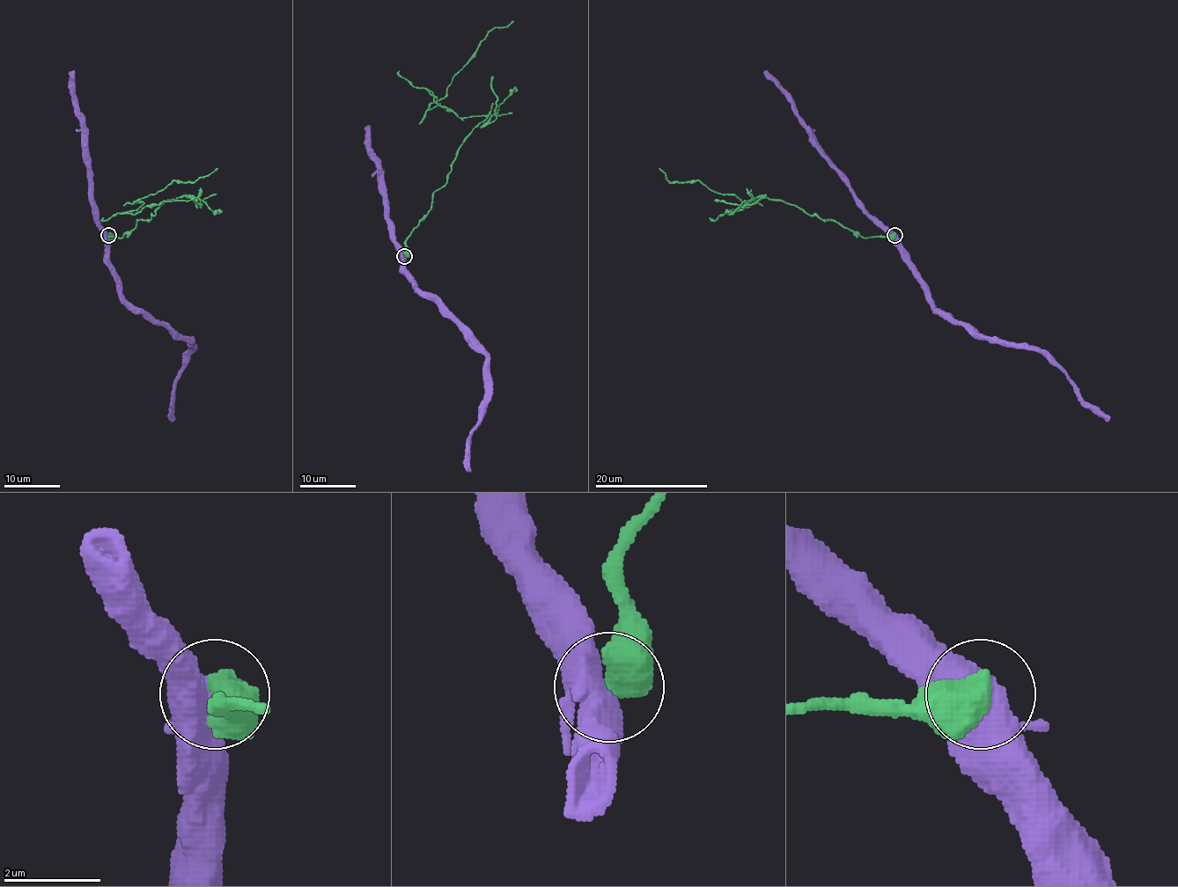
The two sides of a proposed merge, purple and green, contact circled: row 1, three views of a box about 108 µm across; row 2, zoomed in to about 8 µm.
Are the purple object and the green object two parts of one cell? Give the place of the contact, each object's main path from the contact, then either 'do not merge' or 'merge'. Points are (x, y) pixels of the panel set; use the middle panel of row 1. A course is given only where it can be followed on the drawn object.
(404, 256) | purple via (404, 256), (404, 267), (415, 286), (486, 356), (484, 415), (470, 435), (468, 467), (466, 470) | green via (404, 256), (406, 238), (446, 182), (460, 144), (486, 119), (430, 106), (445, 96), (489, 32), (514, 20) | do not merge

